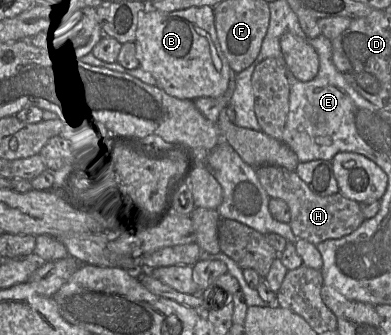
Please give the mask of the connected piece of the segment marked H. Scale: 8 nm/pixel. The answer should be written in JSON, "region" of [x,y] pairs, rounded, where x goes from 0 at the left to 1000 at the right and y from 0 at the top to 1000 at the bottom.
{"region":[[[693,493],[655,501],[662,543],[691,591],[729,600],[744,633],[742,678],[762,713],[803,731],[867,713],[908,690],[934,657],[916,603],[877,585],[870,573],[844,585],[816,585],[760,522],[754,510]]]}

